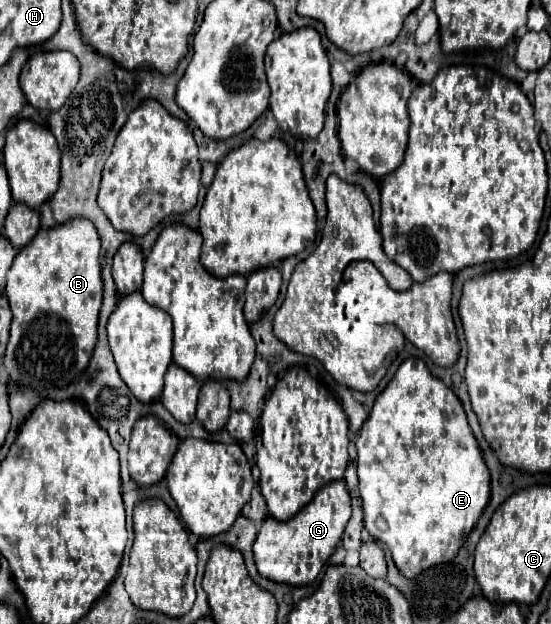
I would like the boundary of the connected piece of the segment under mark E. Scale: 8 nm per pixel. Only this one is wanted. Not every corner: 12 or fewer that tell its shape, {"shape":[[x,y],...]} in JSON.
{"shape":[[408,358],[356,450],[364,528],[414,578],[490,474],[462,402]]}

